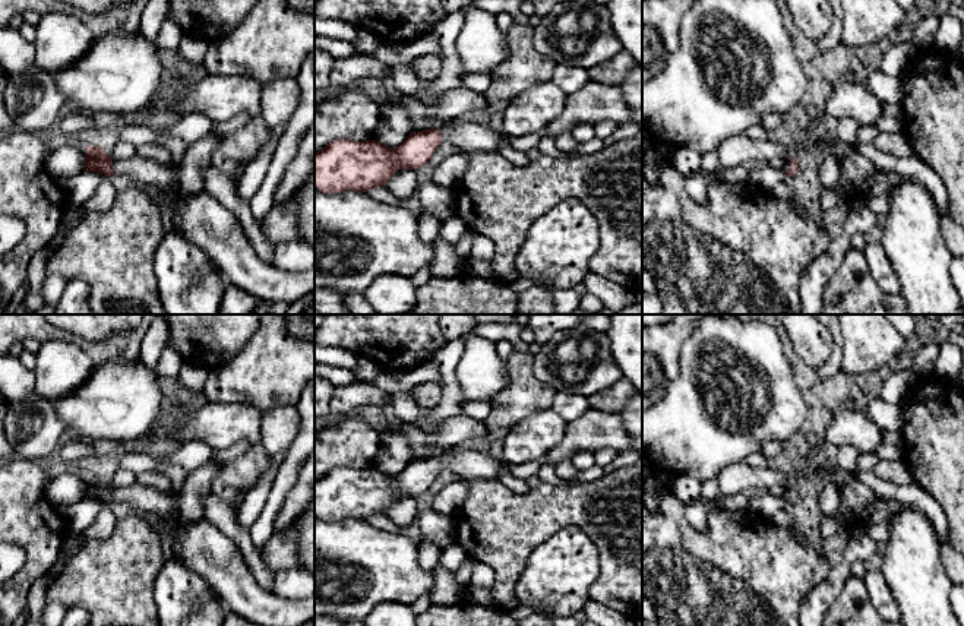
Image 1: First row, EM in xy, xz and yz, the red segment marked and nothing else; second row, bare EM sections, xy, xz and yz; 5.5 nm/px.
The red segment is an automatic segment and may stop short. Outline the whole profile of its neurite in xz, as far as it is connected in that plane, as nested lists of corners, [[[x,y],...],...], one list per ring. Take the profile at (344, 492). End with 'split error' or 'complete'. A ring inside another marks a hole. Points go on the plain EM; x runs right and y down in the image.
[[[471,446],[455,453],[411,459],[393,477],[379,470],[338,467],[315,481],[315,516],[323,521],[367,519],[385,515],[401,497],[426,493],[445,468],[462,480],[500,480],[506,464]]] | split error

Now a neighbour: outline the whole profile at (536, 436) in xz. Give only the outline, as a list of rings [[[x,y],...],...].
[[[553,410],[524,418],[503,439],[503,462],[518,465],[550,455],[563,440],[566,424],[568,421]]]

